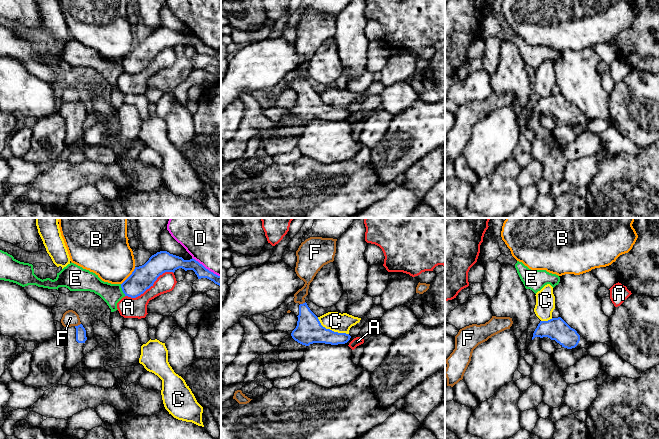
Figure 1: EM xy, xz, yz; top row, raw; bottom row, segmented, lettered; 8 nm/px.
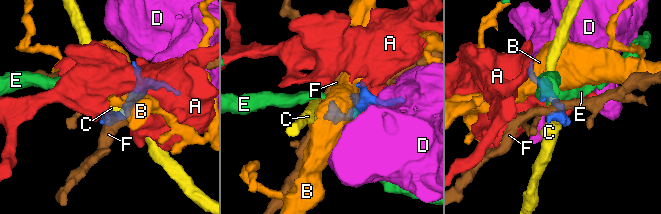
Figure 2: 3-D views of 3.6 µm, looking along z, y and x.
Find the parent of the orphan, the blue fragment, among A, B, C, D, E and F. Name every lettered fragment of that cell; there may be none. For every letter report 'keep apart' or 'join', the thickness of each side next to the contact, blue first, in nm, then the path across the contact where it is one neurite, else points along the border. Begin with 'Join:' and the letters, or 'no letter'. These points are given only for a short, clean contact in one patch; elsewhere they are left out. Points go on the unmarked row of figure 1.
Join: no letter
A: keep apart; 190 nm thick on the blue side, 170 nm on the other
B: keep apart; 190 nm thick on the blue side, 360 nm on the other; border along xy (135, 43), (121, 60)
C: keep apart; 220 nm thick on the blue side, 160 nm on the other; border along xz (317, 93), (319, 98), (326, 104), (348, 110)
D: keep apart; 110 nm thick on the blue side, 400 nm on the other; border along xy (192, 33), (220, 52)
E: keep apart; 190 nm thick on the blue side, 160 nm on the other; border along xy (120, 60), (121, 66), (125, 71)
F: keep apart; 80 nm thick on the blue side, 130 nm on the other; border along xy (80, 99), (75, 102)

